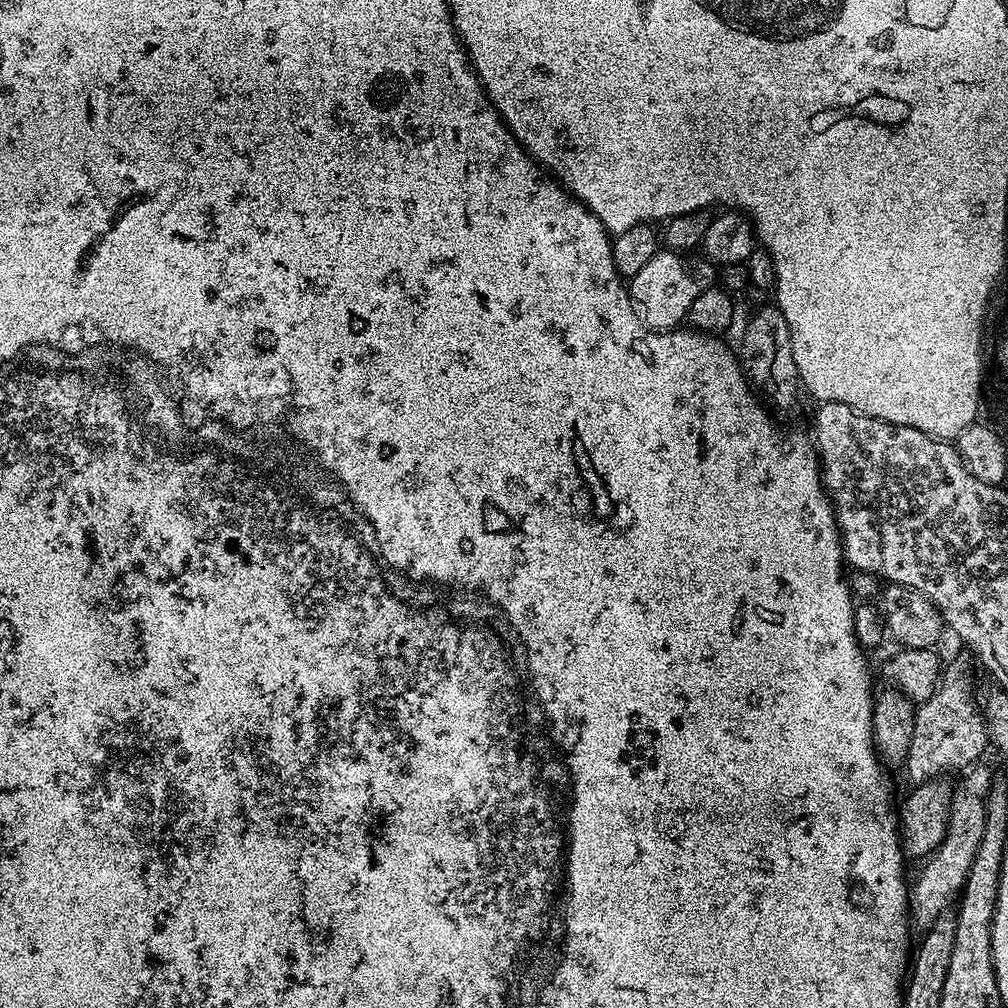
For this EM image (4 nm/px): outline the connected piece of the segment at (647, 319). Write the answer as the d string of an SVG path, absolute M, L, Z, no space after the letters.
M658 250L654 258L650 258L650 262L646 262L646 266L642 266L642 270L630 278L628 294L645 328L653 332L667 332L683 325L695 298L707 288L713 287L713 262L707 258L692 258L688 254Z

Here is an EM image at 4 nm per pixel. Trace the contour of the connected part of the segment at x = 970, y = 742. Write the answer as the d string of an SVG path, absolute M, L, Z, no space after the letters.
M971 659L956 660L943 669L936 692L918 705L914 718L914 734L906 761L912 782L923 782L952 774L955 768L967 769L989 747L988 726L978 700L972 697Z

